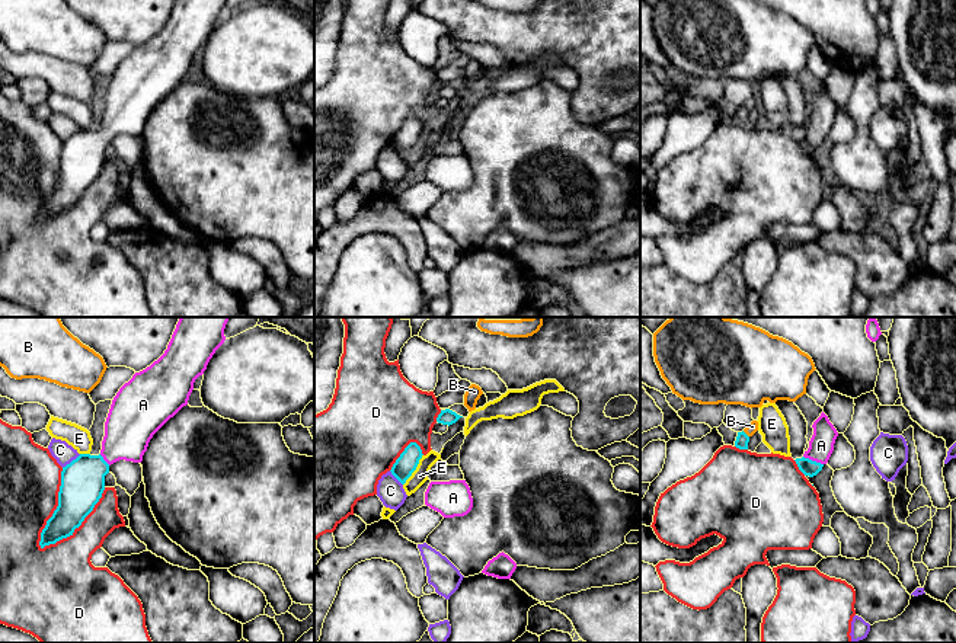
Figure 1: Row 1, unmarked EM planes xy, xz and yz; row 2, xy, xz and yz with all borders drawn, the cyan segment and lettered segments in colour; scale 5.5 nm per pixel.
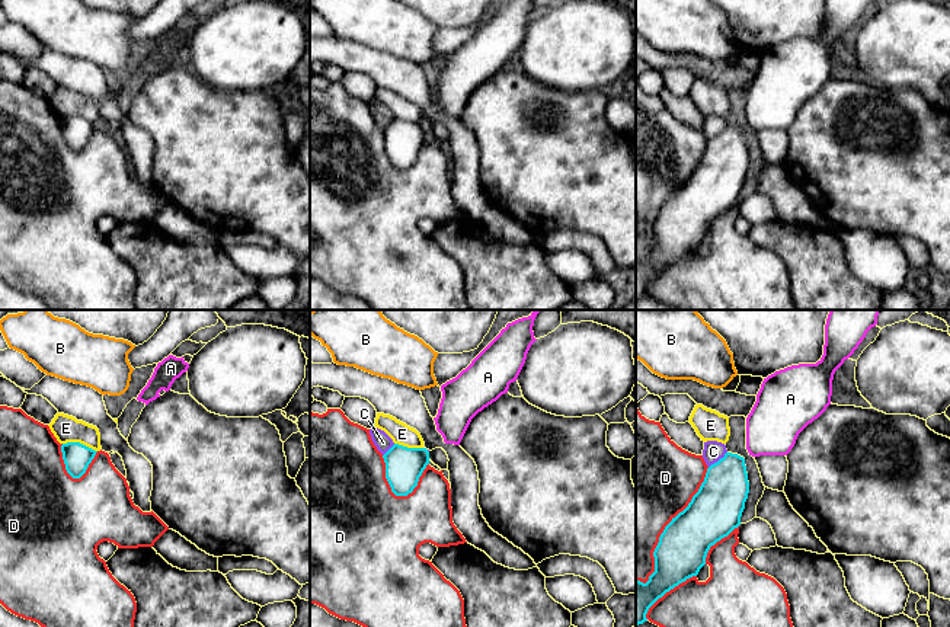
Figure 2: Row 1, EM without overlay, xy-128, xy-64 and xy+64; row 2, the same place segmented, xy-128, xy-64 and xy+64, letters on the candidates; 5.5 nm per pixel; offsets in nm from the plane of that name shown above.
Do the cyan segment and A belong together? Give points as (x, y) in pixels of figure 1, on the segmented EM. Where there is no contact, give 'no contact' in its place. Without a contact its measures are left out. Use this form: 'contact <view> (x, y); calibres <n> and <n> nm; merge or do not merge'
contact yz (814, 461); calibres 90 and 140 nm; merge

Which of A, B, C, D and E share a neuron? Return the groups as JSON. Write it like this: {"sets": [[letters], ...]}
{"sets": [["A"], ["B"], ["C"], ["D"], ["E"]]}

